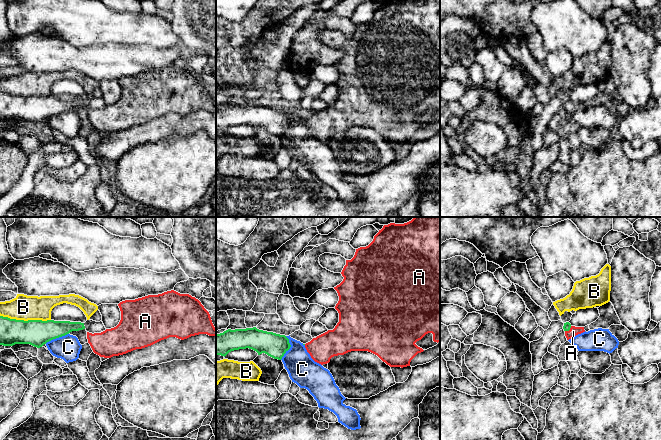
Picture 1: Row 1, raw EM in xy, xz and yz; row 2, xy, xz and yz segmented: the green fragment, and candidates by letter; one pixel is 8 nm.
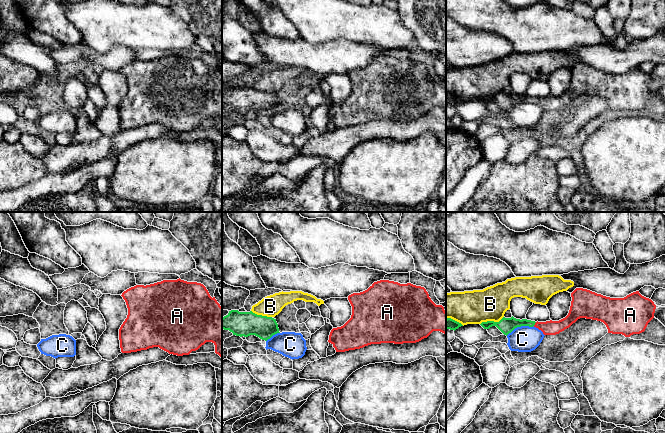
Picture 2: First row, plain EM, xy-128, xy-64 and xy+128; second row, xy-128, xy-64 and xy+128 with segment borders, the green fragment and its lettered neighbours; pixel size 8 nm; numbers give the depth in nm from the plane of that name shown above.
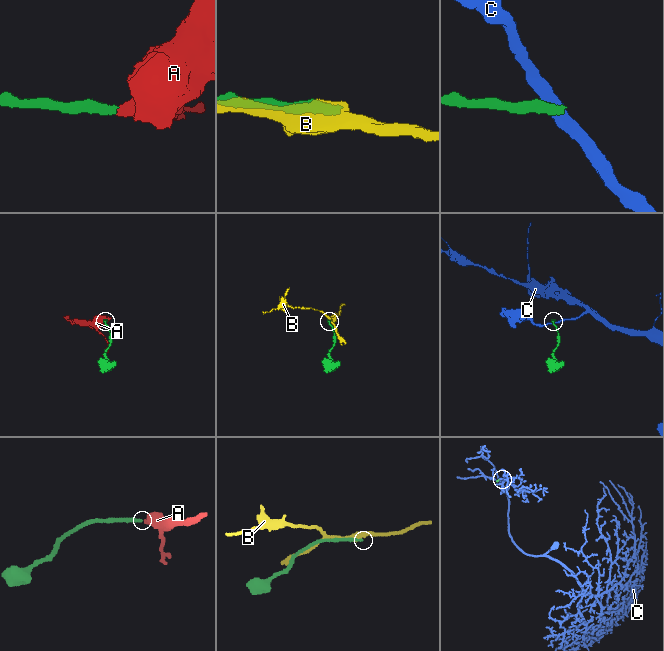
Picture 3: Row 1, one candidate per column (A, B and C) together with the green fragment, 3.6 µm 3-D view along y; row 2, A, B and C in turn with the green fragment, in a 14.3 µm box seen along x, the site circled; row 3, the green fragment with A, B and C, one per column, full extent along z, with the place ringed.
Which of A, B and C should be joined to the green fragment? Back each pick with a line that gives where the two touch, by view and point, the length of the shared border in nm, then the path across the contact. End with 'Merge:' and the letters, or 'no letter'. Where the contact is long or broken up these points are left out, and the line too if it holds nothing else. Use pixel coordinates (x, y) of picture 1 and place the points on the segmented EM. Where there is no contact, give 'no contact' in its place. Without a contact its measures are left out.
A: contact yz (568, 330); length 70 nm; way yz (567, 325), (568, 330), (573, 331)
Merge: A

